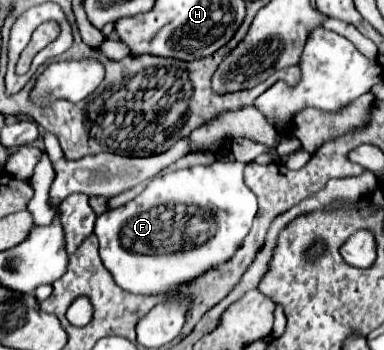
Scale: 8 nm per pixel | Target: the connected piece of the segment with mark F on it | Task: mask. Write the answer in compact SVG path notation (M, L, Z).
M218 160L212 166L192 166L168 172L164 176L156 176L146 186L146 190L138 196L140 202L128 202L98 216L94 234L100 240L100 258L114 276L116 284L134 294L172 296L178 290L178 284L190 282L216 264L228 260L242 244L258 210L256 196L244 184L242 172L244 164L236 160Z

